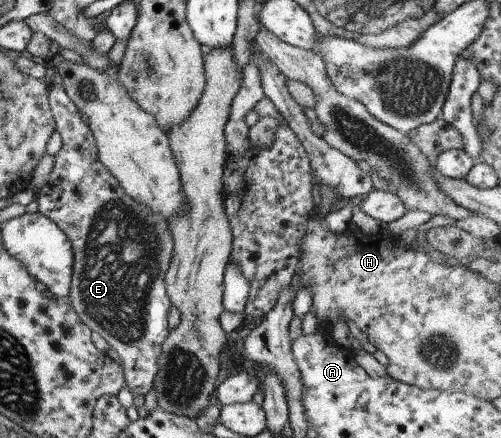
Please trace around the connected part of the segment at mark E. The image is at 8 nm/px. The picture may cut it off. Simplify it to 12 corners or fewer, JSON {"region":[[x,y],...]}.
{"region":[[58,79],[38,212],[72,248],[66,299],[152,388],[171,306],[167,220],[98,161]]}

